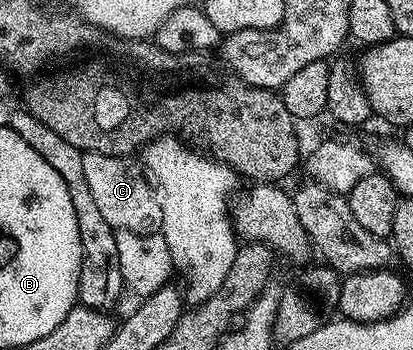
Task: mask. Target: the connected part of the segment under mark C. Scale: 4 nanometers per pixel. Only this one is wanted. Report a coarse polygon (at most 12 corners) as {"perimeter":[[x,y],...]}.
{"perimeter":[[83,153],[112,229],[158,233],[163,212],[138,160]]}

